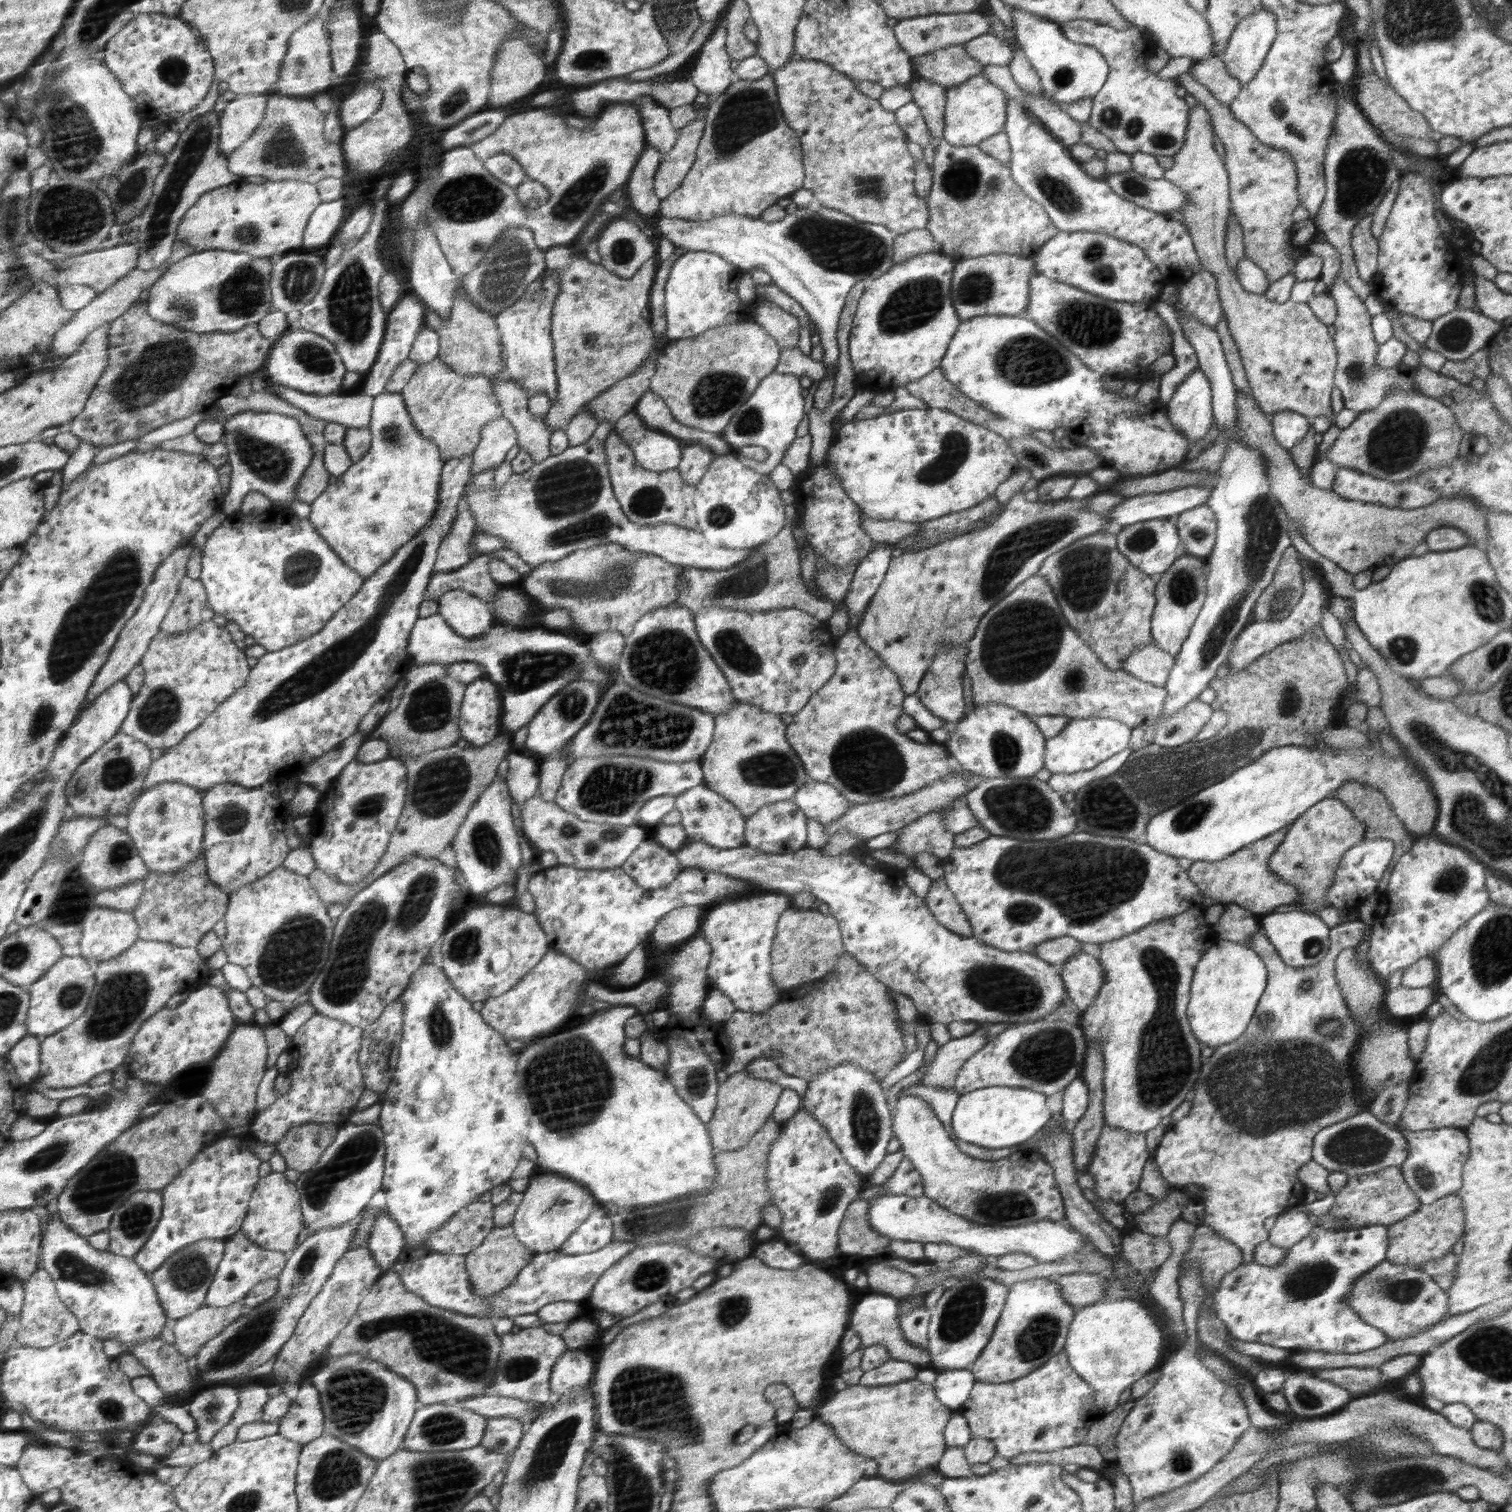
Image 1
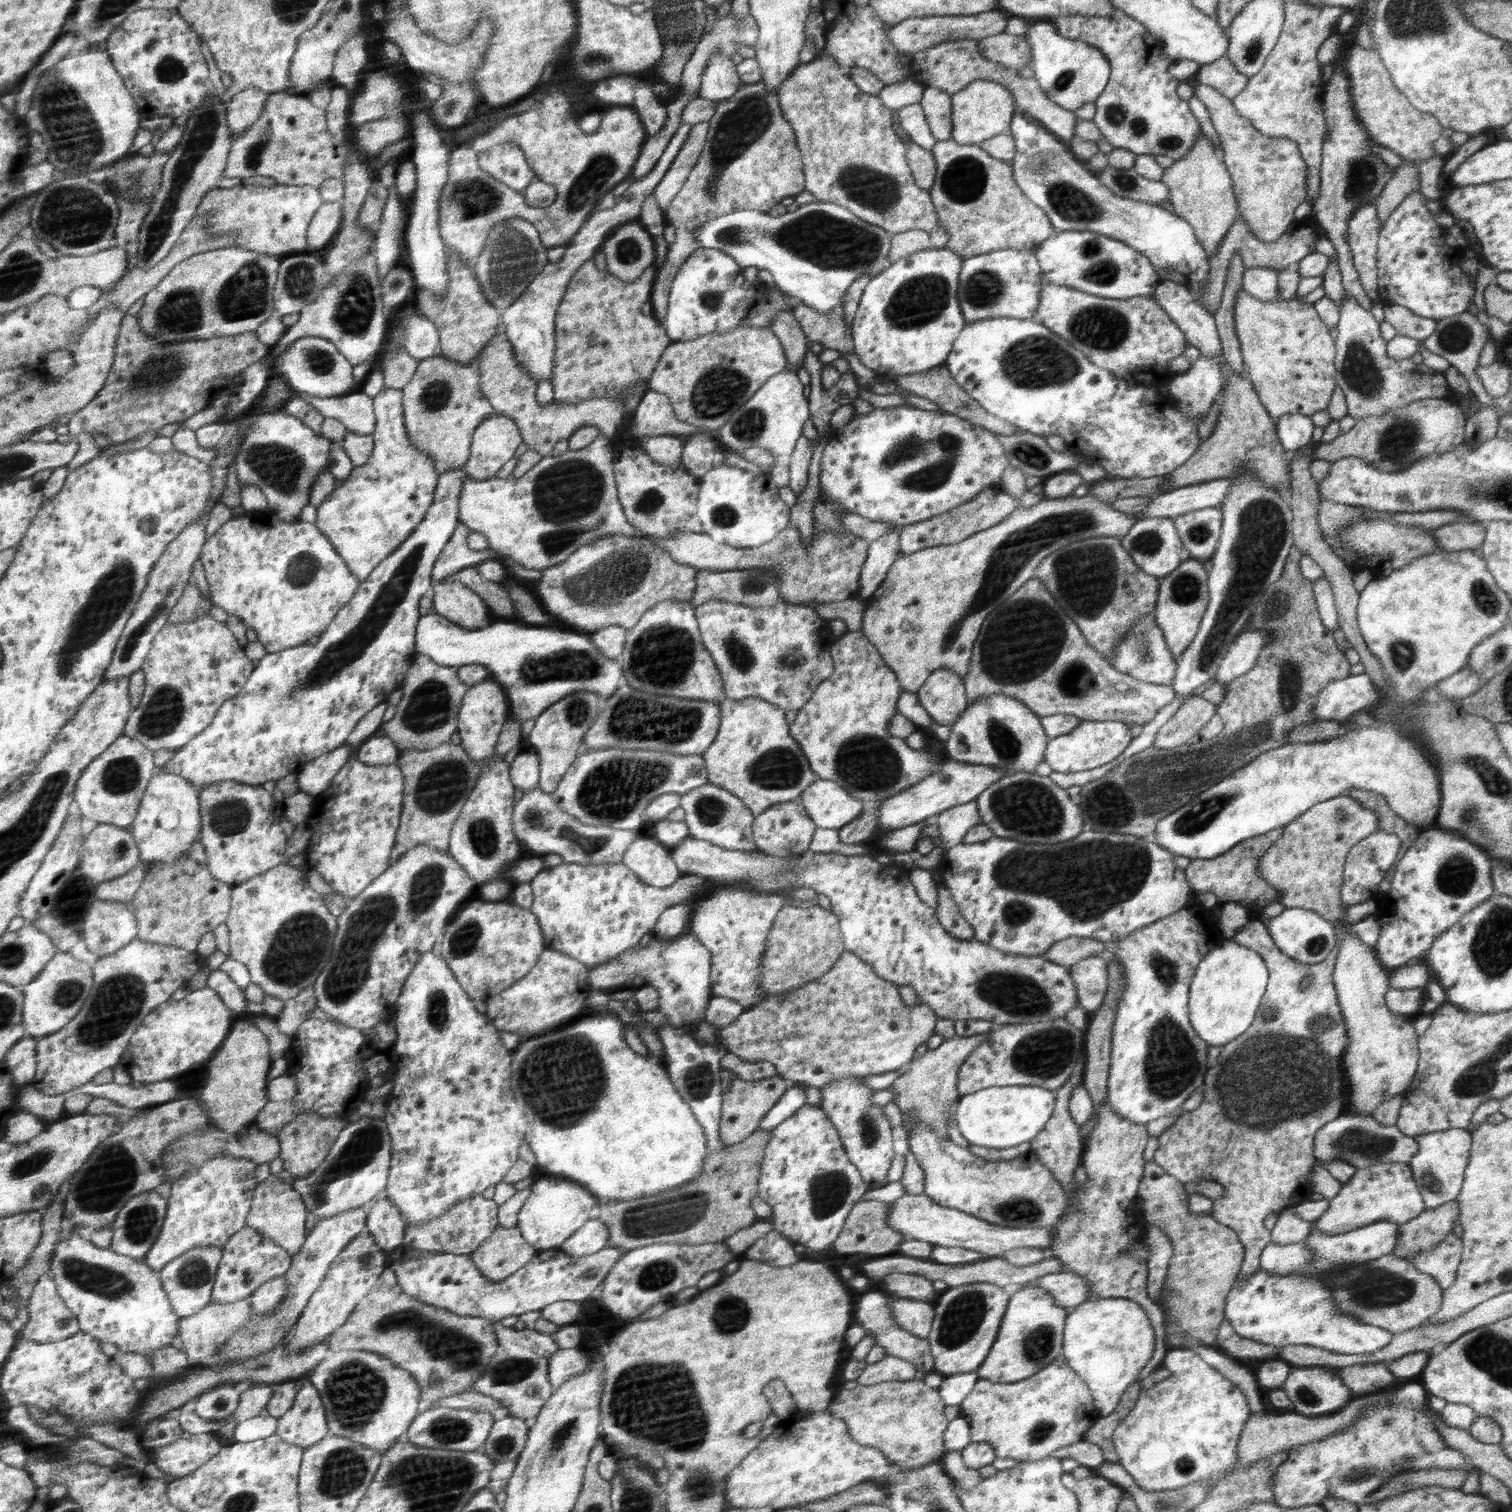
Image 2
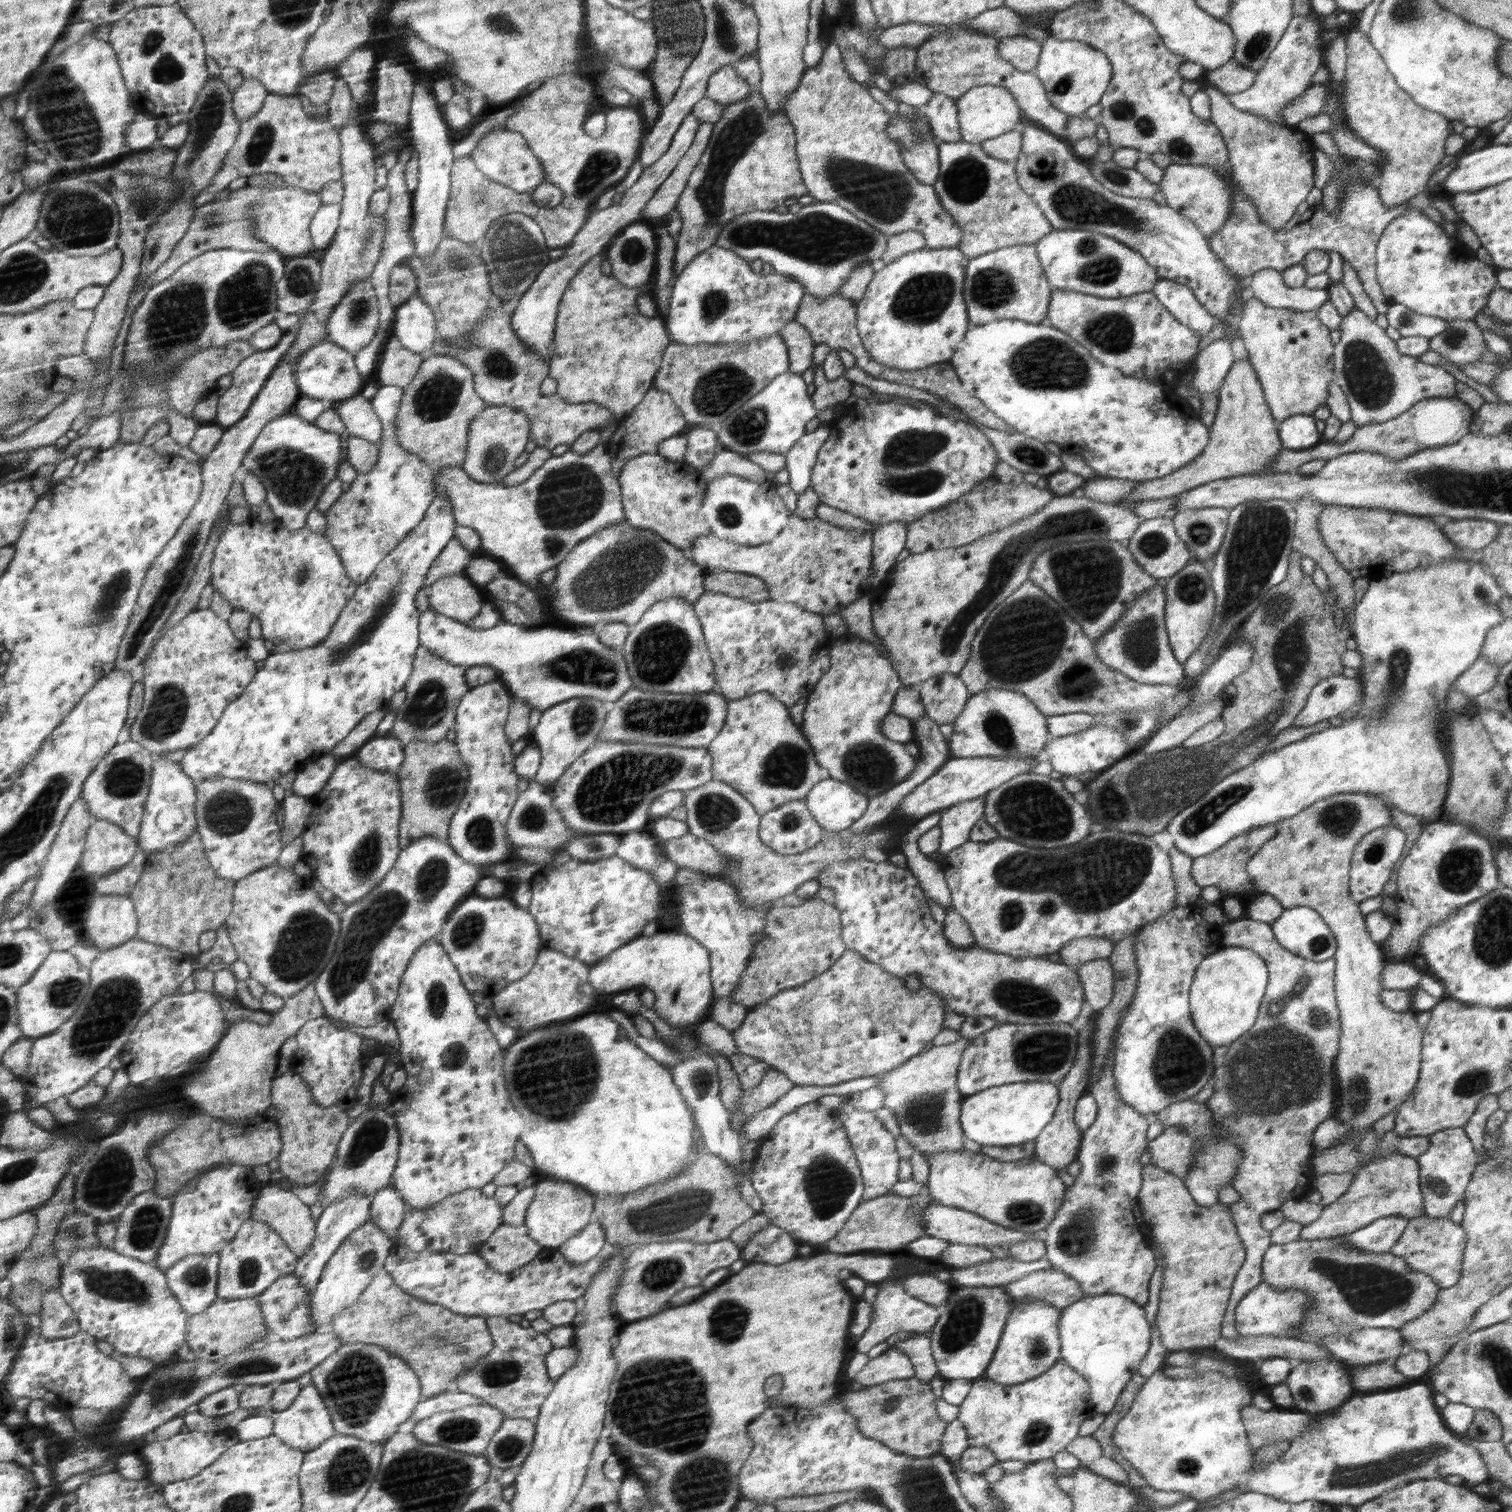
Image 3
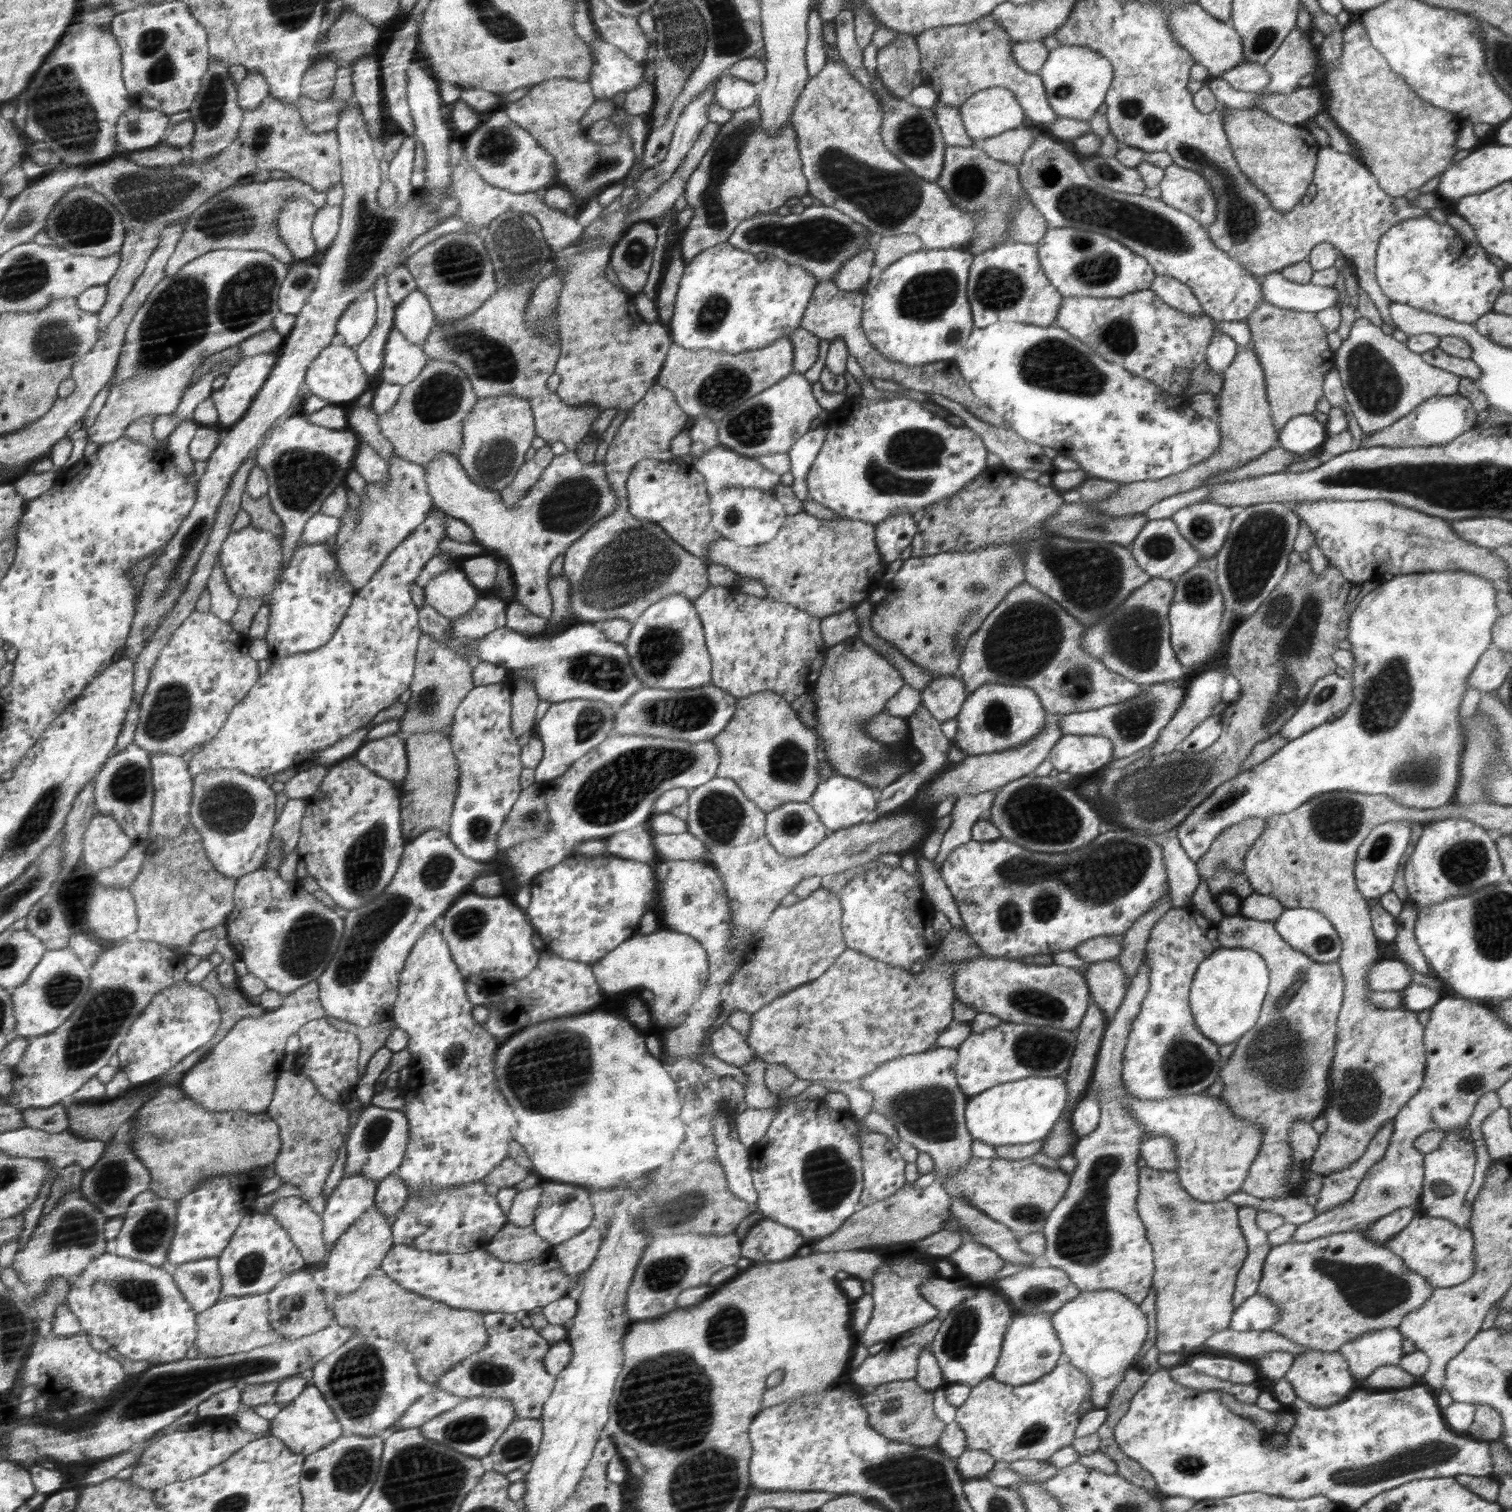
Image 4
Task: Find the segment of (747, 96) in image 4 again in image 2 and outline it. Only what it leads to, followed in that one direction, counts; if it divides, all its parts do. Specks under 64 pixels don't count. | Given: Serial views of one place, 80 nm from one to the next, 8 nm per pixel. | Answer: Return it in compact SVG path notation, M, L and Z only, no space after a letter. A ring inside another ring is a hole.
M718 53L705 68L700 96L712 101L729 99L742 86L736 65Z

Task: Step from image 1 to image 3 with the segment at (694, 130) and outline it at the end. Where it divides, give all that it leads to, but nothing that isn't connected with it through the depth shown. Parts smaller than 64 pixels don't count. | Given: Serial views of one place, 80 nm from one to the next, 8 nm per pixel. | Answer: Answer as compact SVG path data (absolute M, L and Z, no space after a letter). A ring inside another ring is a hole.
M703 122L700 124L692 146L682 156L669 178L657 188L653 198L646 203L645 210L641 212L639 221L649 218L660 219L675 208L678 197L687 185L688 177L698 164L702 154L704 154L712 131L712 123Z

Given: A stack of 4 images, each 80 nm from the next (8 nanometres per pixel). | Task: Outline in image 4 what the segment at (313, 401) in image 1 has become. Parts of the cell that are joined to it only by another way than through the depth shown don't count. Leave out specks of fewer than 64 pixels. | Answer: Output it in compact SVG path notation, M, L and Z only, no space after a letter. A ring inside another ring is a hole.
M354 401L345 406L347 411L348 429L360 435L360 439L369 444L373 449L389 462L393 452L393 446L389 440L381 433L379 427L379 416L371 407L362 406Z

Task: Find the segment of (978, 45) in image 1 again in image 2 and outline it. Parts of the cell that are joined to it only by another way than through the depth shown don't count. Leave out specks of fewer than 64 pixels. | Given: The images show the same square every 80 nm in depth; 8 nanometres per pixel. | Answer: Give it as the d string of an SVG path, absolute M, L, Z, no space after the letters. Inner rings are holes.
M1002 33L980 40L984 55L1014 70L1030 65L1032 49L1023 36Z

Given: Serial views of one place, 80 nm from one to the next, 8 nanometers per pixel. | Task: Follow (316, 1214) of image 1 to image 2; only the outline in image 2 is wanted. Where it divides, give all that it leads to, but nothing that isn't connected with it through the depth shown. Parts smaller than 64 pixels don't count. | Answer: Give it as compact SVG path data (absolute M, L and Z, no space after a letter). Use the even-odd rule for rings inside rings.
M362 1117L349 1123L328 1154L328 1158L308 1178L296 1179L293 1189L301 1194L310 1214L322 1221L350 1209L362 1207L388 1186L392 1166L392 1141L382 1119Z

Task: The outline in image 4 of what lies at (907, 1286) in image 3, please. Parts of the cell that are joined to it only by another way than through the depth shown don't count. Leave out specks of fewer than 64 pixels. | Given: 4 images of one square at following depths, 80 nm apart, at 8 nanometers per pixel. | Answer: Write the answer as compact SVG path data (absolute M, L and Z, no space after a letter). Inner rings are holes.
M940 1276L919 1286L919 1293L943 1315L972 1296L973 1292L974 1287L971 1285L962 1284L954 1279L943 1279Z

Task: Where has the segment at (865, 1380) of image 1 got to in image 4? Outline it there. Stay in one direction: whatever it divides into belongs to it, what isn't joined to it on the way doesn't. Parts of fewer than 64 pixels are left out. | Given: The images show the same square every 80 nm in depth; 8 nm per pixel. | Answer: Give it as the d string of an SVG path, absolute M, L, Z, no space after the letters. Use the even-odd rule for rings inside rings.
M941 1313L940 1316L936 1316L924 1327L910 1329L902 1334L890 1337L886 1340L886 1346L880 1352L876 1355L869 1355L856 1370L851 1372L851 1379L861 1387L868 1384L878 1386L899 1380L915 1379L920 1354L926 1349L930 1352L937 1332L941 1330L942 1319L943 1314Z

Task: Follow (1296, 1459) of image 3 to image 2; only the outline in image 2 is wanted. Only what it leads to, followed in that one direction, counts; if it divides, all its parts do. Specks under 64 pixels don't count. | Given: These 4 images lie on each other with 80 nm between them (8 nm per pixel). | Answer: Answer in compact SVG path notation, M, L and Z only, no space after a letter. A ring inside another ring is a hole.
M1185 1346L1168 1349L1160 1364L1170 1370L1170 1376L1146 1389L1114 1431L1113 1444L1121 1456L1119 1464L1144 1490L1172 1491L1192 1483L1206 1483L1210 1492L1238 1464L1237 1444L1250 1415L1246 1395ZM1412 1382L1402 1386L1396 1392L1388 1394L1367 1394L1362 1396L1367 1402L1361 1416L1348 1428L1343 1428L1322 1440L1297 1444L1288 1453L1287 1461L1278 1467L1275 1477L1271 1482L1272 1492L1275 1496L1275 1504L1282 1508L1300 1508L1307 1504L1320 1503L1322 1499L1344 1499L1353 1503L1364 1503L1369 1496L1381 1487L1388 1479L1396 1477L1398 1473L1412 1469L1443 1468L1455 1469L1460 1467L1469 1472L1462 1489L1466 1494L1480 1494L1479 1476L1484 1473L1477 1466L1468 1461L1466 1455L1459 1450L1448 1448L1435 1428L1433 1420L1427 1416L1430 1406L1426 1404L1429 1394L1423 1384Z

